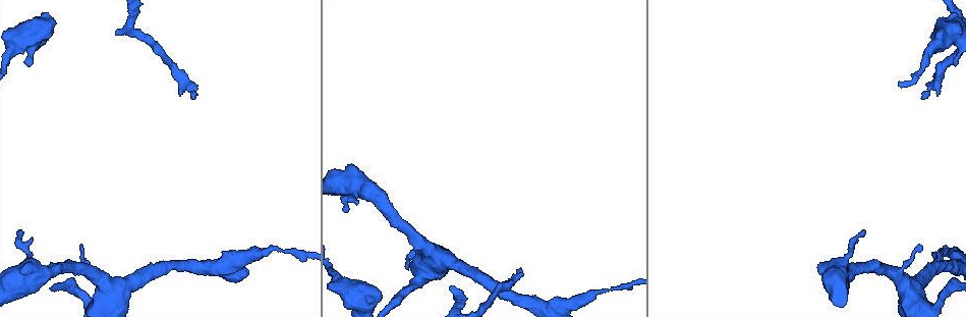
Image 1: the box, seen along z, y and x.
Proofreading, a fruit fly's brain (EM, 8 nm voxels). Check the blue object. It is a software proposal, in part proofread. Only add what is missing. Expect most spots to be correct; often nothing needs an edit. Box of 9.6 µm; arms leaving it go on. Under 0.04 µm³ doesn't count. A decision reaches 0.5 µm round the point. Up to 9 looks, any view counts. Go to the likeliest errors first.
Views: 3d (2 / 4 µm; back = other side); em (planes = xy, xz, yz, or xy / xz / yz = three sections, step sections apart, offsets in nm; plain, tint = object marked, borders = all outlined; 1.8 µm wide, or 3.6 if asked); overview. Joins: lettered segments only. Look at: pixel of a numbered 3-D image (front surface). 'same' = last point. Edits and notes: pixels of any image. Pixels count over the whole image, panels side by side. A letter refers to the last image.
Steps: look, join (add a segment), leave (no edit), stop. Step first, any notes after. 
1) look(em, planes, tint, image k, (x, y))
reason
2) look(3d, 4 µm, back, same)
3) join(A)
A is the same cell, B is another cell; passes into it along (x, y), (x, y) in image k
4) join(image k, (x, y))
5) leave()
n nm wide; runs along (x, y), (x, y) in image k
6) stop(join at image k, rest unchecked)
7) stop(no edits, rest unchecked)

look(3d, 2 µm, image 1, (345, 211))
an open end

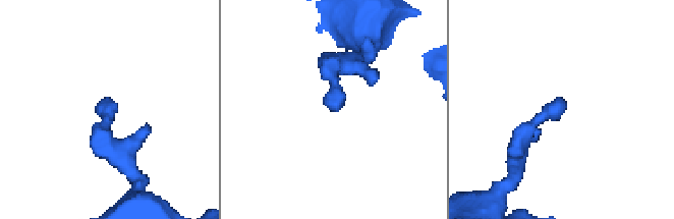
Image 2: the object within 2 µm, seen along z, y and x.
look(em, 3.6 µm, planes, borders, image 2, (338, 110))

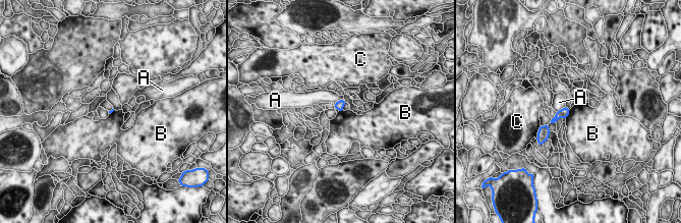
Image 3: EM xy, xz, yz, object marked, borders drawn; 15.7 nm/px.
leave()
A, B and C are other cells; no lettered segment goes on from it

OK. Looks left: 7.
look(em, 3.6 µm, planes, plain, image 1, (922, 250))
tapers out

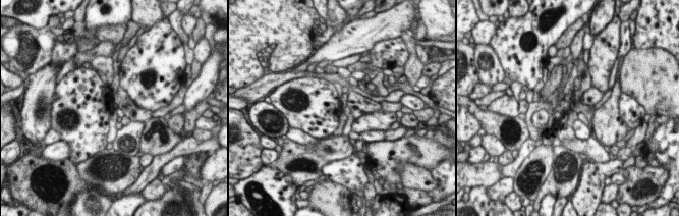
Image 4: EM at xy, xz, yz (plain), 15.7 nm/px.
look(em, 3.6 µm, planes, borders, same)
what lies round it

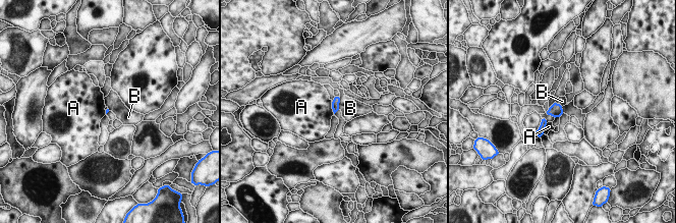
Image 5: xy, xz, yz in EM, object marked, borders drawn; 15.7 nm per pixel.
leave()
B touches over 280 nm; A and B are other cells; border along (331, 102), (334, 113) in image 5; none of them fits

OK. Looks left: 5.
look(em, planes, borders, image 1, (29, 62))
branch stops here

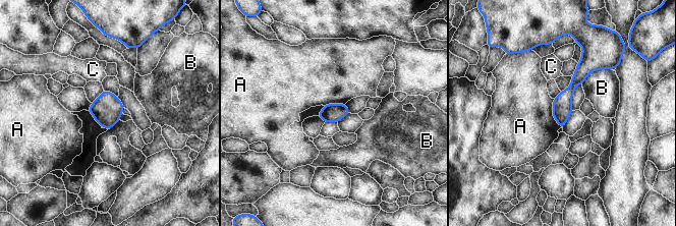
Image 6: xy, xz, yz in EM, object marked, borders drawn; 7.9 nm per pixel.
leave()
A, B and C are other cells; runs along (594, 61), (565, 96), (561, 122) in image 6; no lettered segment goes on from it

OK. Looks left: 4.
look(3d, 4 µm, image 1, (349, 166))
branch stops here

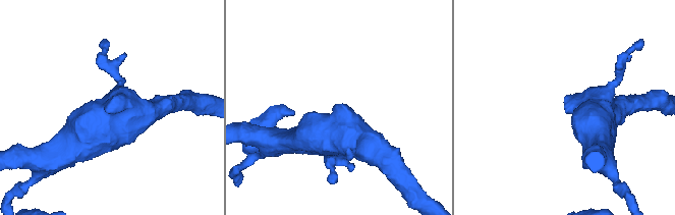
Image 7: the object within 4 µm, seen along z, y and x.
look(em, 3.6 µm, yz, step 16, borders, image 7, (111, 102))
need the tissue

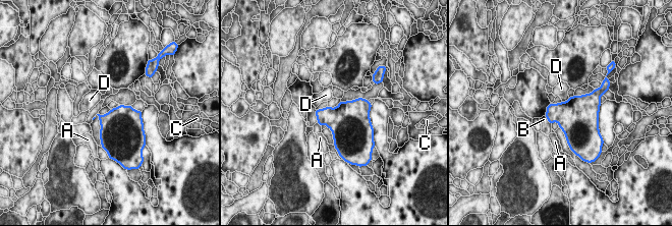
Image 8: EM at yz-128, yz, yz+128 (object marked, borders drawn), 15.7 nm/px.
leave()
A, B, C and D are other cells; border along (569, 98), (562, 102) in image 8; none of them fits

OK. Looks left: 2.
stop(no edits, rest unchecked)

